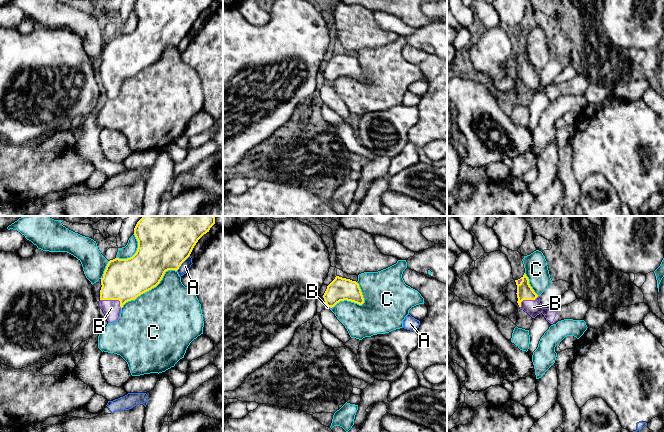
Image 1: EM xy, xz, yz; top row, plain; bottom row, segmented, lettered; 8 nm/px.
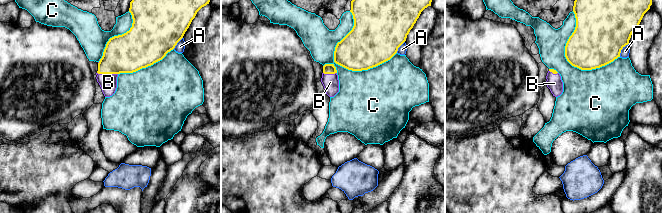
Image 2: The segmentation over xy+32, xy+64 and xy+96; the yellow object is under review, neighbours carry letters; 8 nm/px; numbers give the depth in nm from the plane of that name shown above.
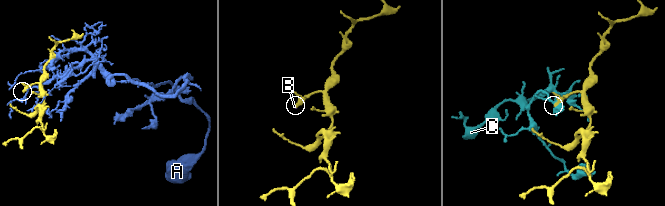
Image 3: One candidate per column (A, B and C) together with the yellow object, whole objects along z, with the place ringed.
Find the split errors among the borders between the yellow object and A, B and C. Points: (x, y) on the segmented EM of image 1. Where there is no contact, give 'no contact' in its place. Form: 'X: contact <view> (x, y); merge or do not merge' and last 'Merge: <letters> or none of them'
A: contact xy (182, 262); do not merge
B: contact xy (113, 299); merge
C: contact xy (150, 289); do not merge
Merge: B

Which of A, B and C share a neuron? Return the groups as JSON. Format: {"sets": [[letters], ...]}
{"sets": [["A"], ["B"], ["C"]]}

